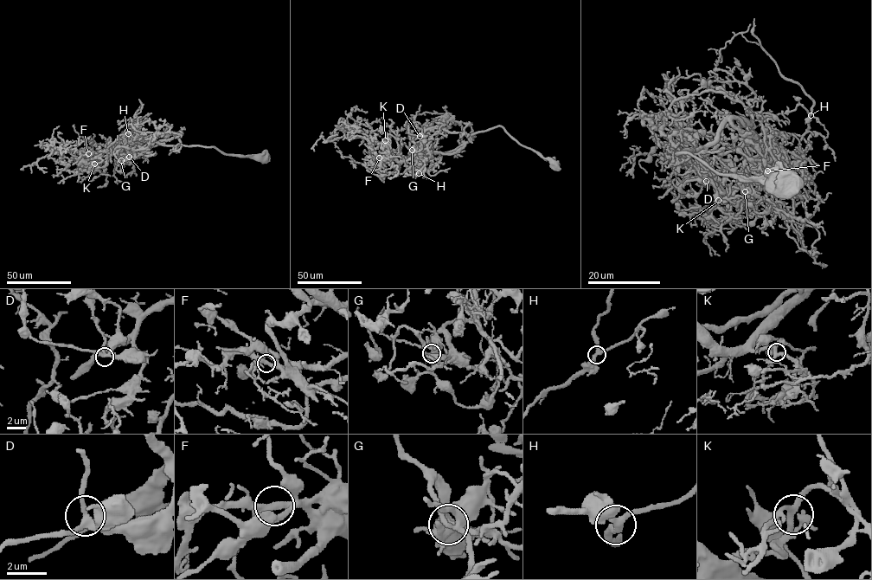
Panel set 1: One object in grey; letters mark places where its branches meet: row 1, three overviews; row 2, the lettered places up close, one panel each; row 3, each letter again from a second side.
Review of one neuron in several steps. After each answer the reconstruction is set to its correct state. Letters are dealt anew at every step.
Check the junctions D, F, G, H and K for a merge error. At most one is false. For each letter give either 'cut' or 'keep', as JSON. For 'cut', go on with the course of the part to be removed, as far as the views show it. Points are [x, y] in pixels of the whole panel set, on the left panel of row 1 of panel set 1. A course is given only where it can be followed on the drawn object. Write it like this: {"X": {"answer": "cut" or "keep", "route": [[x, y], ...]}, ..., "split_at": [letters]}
{"D": {"answer": "keep"}, "F": {"answer": "keep"}, "G": {"answer": "keep"}, "H": {"answer": "keep"}, "K": {"answer": "keep"}, "split_at": []}

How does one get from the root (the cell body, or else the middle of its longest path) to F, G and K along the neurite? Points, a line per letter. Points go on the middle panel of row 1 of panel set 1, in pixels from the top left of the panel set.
F: (555, 164), (519, 144), (500, 125), (475, 132), (448, 151), (415, 152), (400, 162), (379, 157)
G: (555, 164), (519, 144), (500, 125), (475, 132), (448, 151), (415, 152), (410, 157), (412, 150)
K: (555, 164), (519, 144), (500, 125), (472, 133), (453, 150), (415, 152), (400, 162), (381, 144), (385, 140)

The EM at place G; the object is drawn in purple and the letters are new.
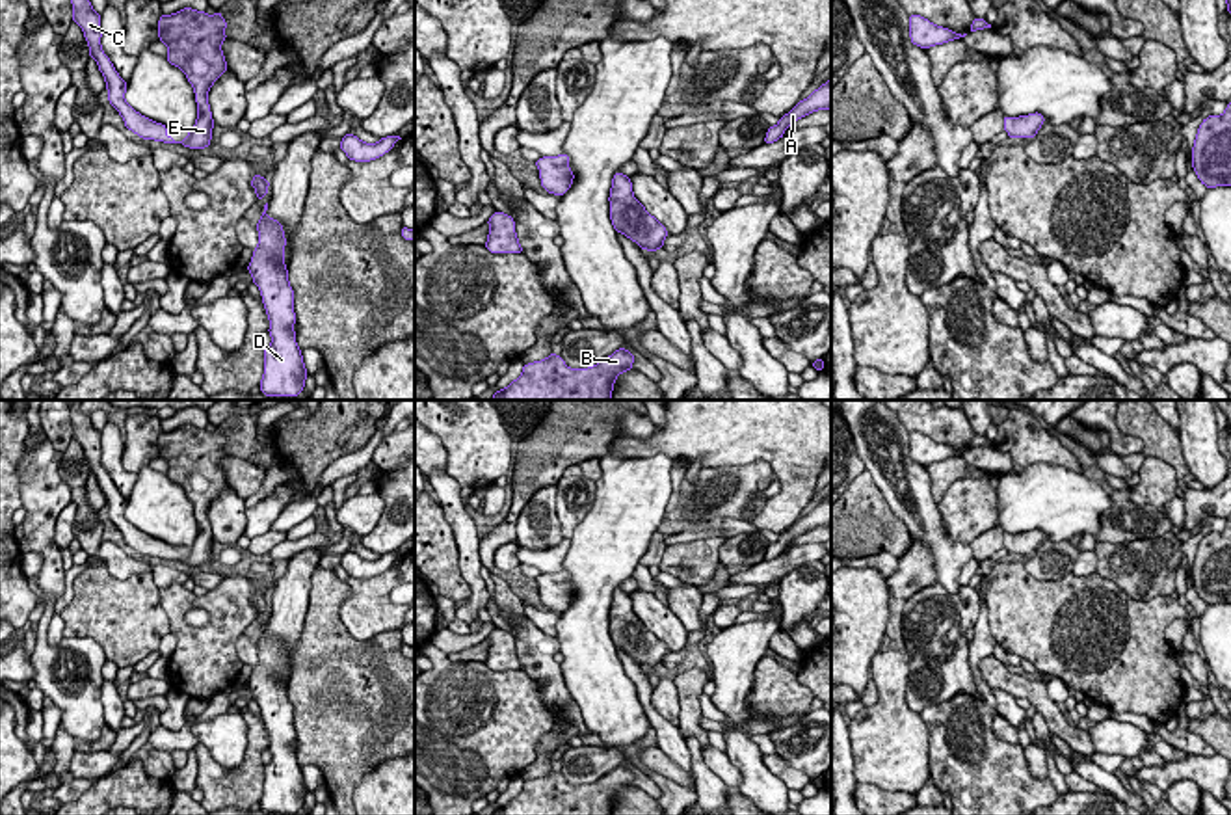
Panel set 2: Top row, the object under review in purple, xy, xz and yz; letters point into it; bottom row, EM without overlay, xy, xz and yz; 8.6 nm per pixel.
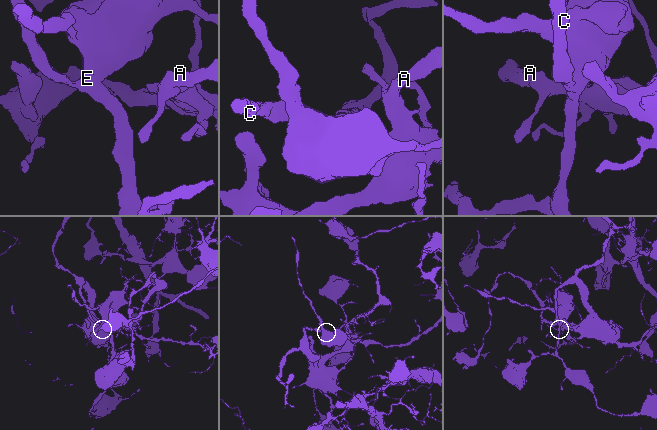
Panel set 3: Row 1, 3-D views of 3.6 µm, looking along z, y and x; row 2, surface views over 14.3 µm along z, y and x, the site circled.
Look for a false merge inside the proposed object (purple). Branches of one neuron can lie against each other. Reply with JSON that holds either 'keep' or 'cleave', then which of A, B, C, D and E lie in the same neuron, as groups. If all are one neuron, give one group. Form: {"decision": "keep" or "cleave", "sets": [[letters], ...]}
{"decision": "keep", "sets": [["A", "B", "C", "D", "E"]]}

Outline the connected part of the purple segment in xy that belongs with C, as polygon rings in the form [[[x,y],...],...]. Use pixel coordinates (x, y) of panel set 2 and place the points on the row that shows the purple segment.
[[[71,0],[73,22],[76,22],[89,45],[89,56],[97,61],[106,80],[108,100],[119,112],[125,127],[143,140],[164,143],[180,143],[190,149],[210,145],[214,119],[208,104],[208,89],[229,71],[221,43],[227,39],[227,22],[219,11],[212,17],[206,11],[184,7],[158,20],[158,37],[167,45],[167,61],[179,67],[193,87],[197,102],[197,121],[188,138],[175,141],[167,136],[167,127],[136,112],[126,100],[126,82],[119,76],[110,58],[100,47],[100,13],[91,7],[89,0]]]

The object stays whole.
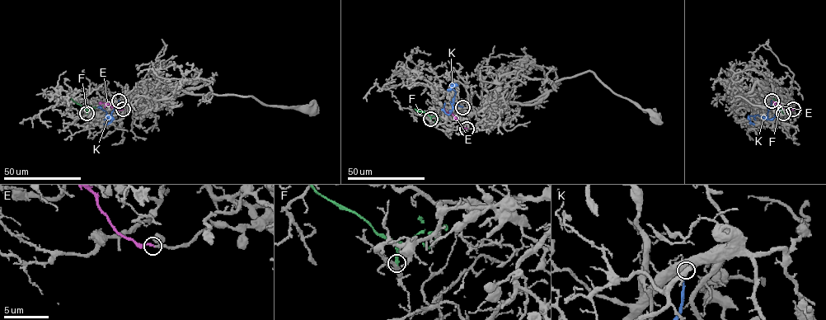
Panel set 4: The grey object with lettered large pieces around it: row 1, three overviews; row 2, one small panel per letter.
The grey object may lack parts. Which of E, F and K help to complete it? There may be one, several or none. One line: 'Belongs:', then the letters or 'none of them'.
Belongs: none of them

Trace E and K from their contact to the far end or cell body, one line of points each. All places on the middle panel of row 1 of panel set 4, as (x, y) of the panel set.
E: (466, 129), (443, 109)
K: (462, 107), (452, 101), (455, 91), (451, 85), (456, 85), (447, 90)

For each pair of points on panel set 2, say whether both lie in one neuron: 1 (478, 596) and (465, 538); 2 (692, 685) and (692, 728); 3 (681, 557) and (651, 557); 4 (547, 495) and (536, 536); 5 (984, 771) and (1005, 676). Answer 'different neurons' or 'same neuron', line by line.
1: same neuron
2: same neuron
3: different neurons
4: same neuron
5: different neurons

